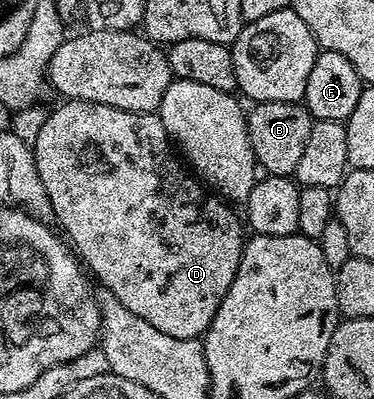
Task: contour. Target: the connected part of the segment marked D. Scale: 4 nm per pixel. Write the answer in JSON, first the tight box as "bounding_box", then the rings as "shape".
{"bounding_box":[32,100,244,339],"shape":[[[66,100],[61,104],[63,106],[56,107],[54,111],[51,109],[47,113],[43,128],[36,136],[32,149],[36,160],[36,172],[40,172],[44,192],[48,192],[53,217],[55,219],[58,217],[59,224],[66,229],[65,237],[68,239],[69,245],[80,259],[83,267],[96,279],[96,282],[96,277],[98,277],[97,285],[101,289],[112,292],[112,296],[116,296],[116,300],[120,300],[120,304],[124,304],[124,308],[128,308],[128,312],[136,312],[136,316],[140,316],[140,320],[148,320],[148,324],[152,324],[152,328],[157,328],[159,332],[164,332],[168,336],[201,339],[216,316],[216,308],[220,308],[224,296],[228,296],[228,288],[232,288],[232,280],[236,277],[236,268],[240,264],[244,245],[243,223],[240,218],[240,223],[238,223],[237,216],[229,210],[231,207],[221,197],[215,196],[197,177],[188,173],[187,167],[180,161],[179,155],[172,145],[172,139],[167,134],[157,113],[137,114],[120,108],[112,108],[108,104],[77,100]]]}

